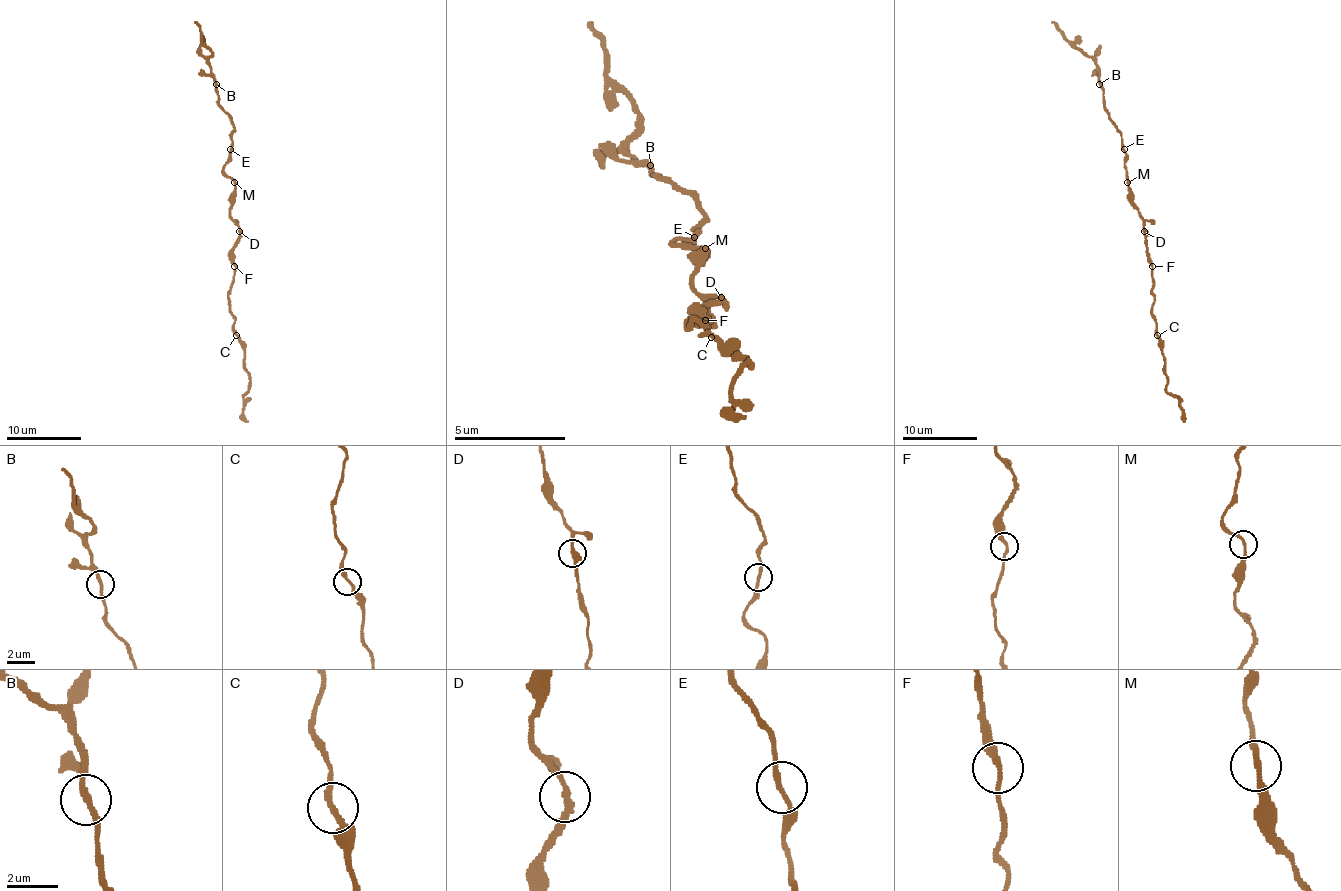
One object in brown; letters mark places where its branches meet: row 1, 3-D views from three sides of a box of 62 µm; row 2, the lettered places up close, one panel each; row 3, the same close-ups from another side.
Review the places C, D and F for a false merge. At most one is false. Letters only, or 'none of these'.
none of these

